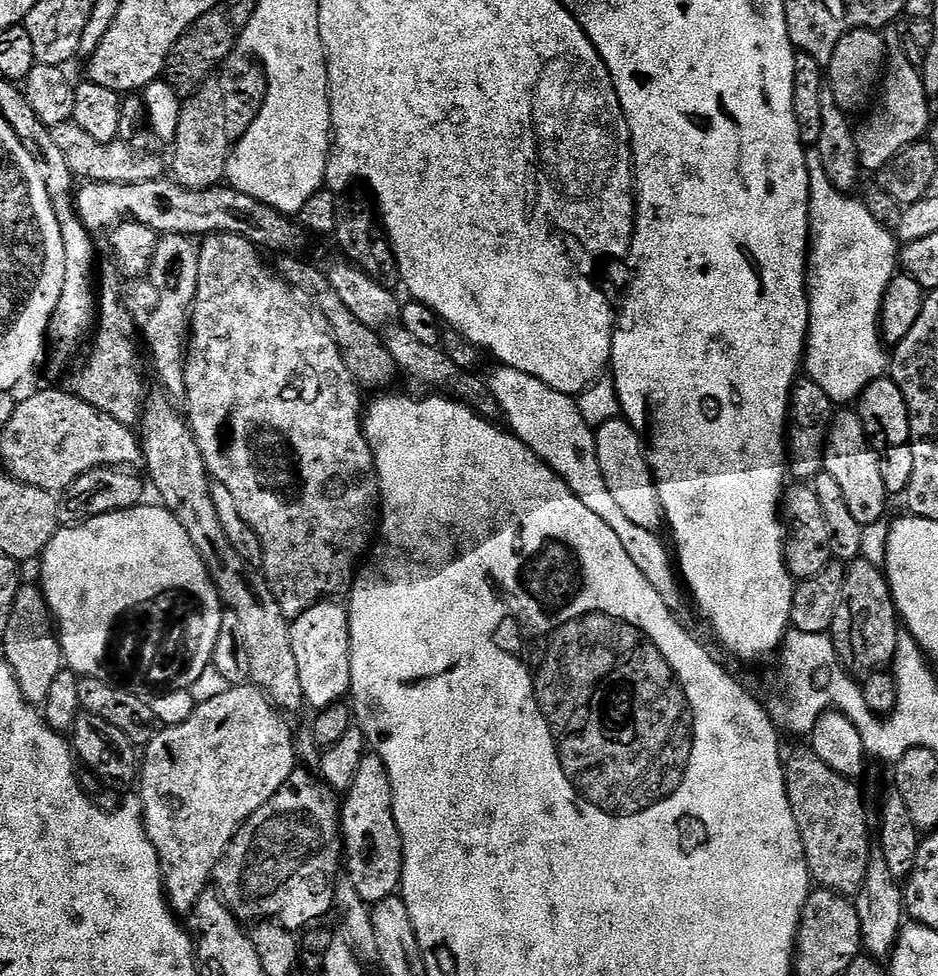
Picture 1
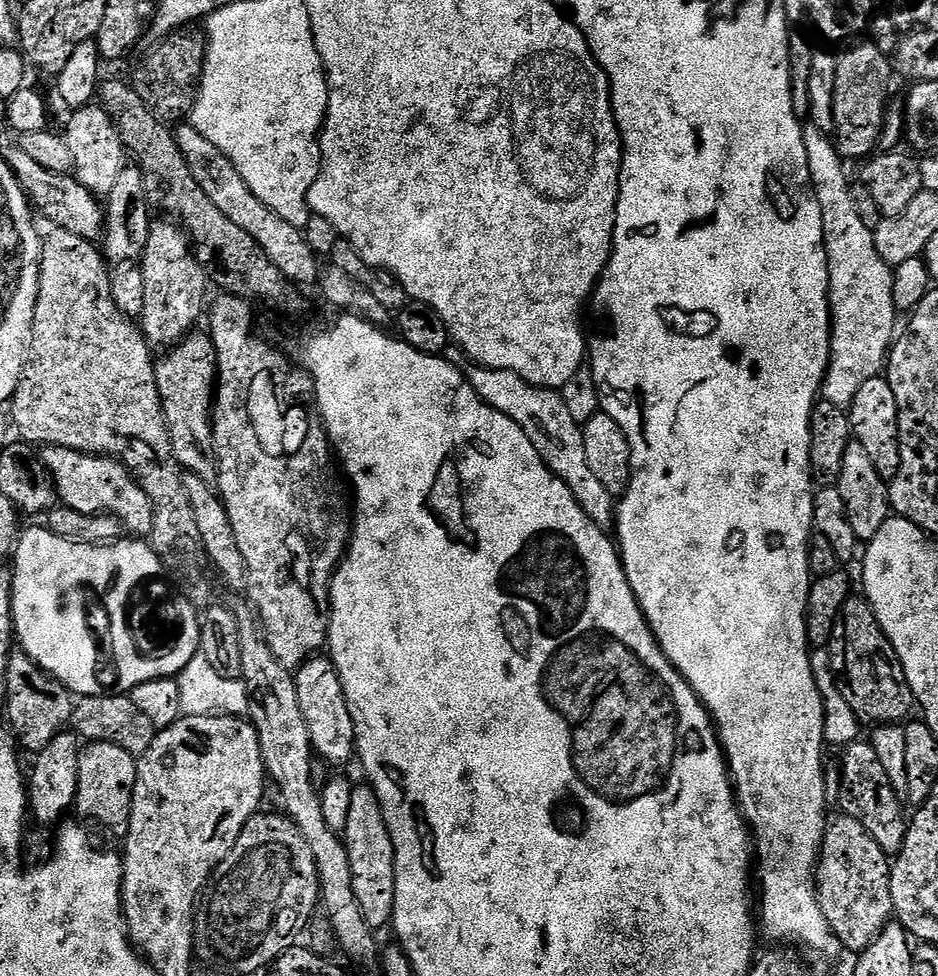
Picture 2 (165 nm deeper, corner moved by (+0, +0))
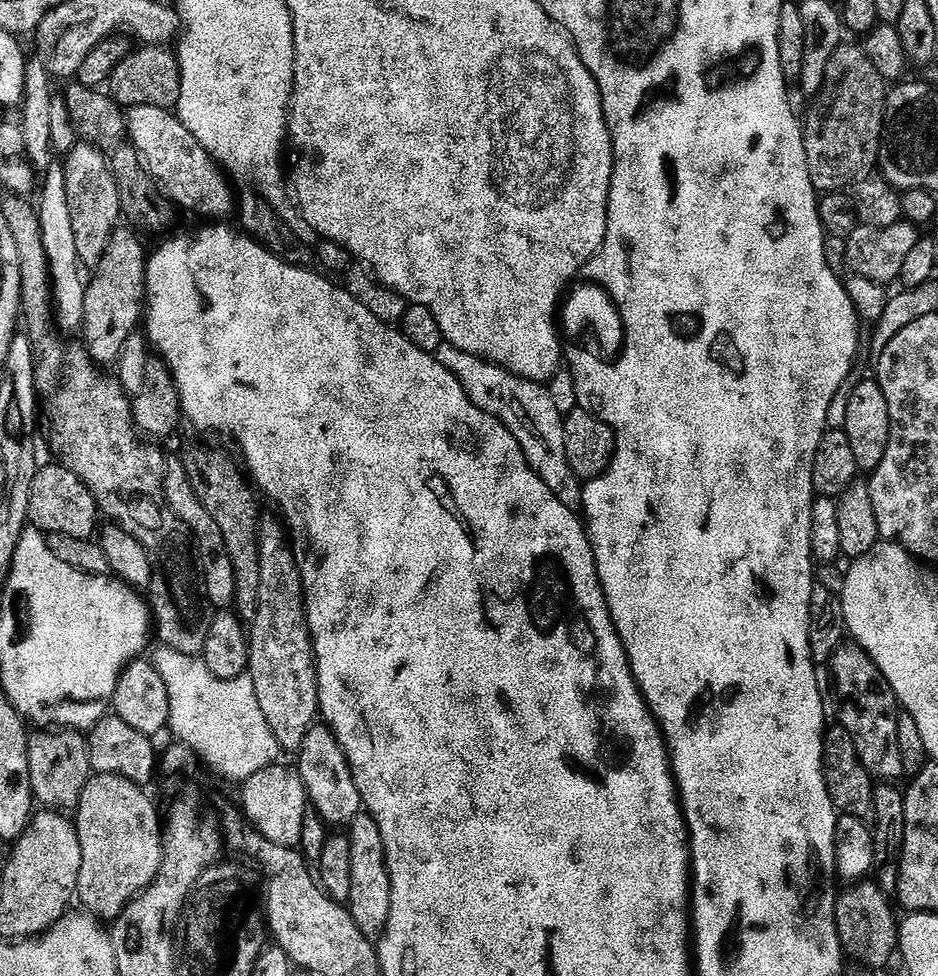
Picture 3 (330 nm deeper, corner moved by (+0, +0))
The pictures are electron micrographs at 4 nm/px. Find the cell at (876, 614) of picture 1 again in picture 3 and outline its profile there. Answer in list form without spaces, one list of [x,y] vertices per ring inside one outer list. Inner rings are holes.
[[[844,642],[830,661],[836,679],[836,696],[840,699],[840,720],[845,732],[854,742],[866,771],[880,782],[896,782],[905,775],[903,750],[899,748],[899,718],[902,713],[890,682],[878,666],[855,642]]]

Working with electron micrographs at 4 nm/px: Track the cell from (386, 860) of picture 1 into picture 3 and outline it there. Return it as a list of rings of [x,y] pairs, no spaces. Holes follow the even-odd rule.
[[[361,814],[354,817],[346,834],[350,838],[350,900],[346,907],[364,937],[376,942],[384,935],[388,925],[392,893],[382,830],[378,830],[378,822],[374,822],[372,816]]]

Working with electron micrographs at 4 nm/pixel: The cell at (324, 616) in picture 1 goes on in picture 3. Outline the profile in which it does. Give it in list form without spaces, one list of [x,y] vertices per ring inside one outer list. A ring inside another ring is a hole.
[[[313,726],[309,728],[300,747],[298,759],[300,759],[298,771],[305,784],[307,799],[311,807],[315,808],[328,826],[351,825],[354,817],[361,815],[362,812],[360,795],[358,786],[352,777],[352,767],[348,764],[344,747],[340,745],[331,727]]]

